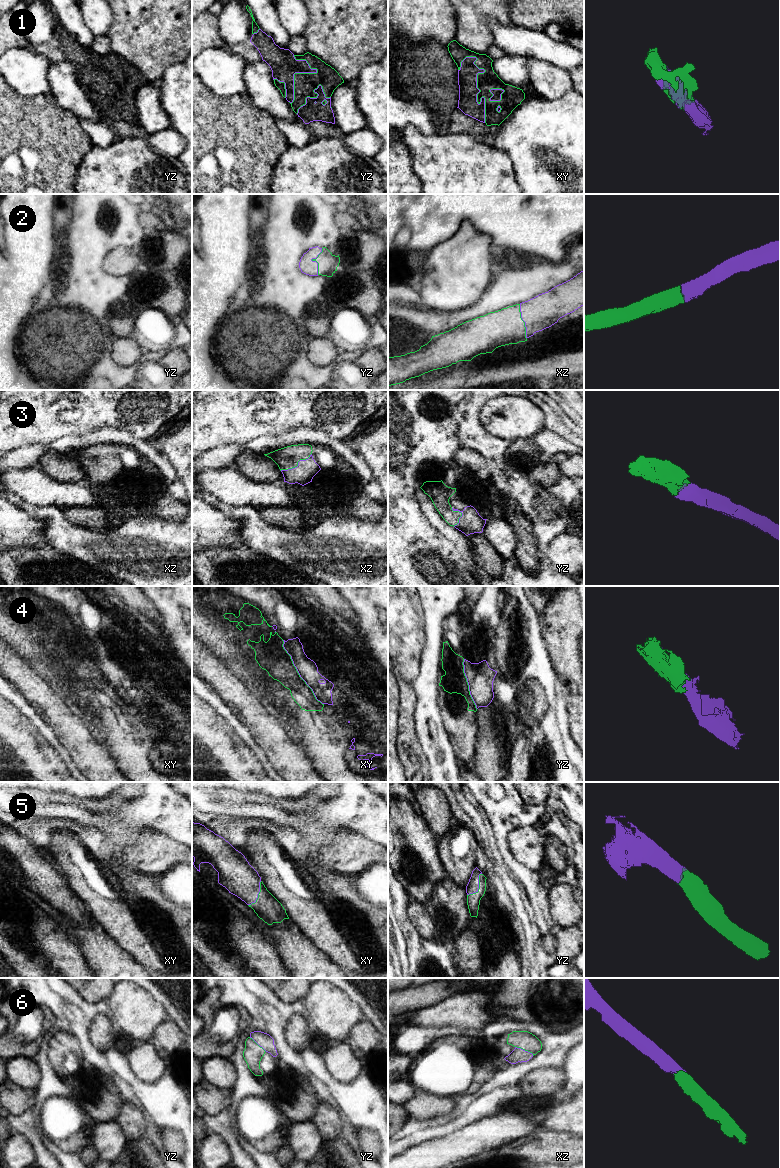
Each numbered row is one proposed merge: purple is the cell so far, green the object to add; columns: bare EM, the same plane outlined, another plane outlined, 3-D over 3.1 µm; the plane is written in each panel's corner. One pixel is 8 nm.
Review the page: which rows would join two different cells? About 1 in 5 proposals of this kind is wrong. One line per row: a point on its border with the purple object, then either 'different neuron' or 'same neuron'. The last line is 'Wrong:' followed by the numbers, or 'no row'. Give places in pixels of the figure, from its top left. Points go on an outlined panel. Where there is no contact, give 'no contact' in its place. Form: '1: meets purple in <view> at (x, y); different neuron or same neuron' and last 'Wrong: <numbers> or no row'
1: meets purple in xy at (477, 88); same neuron
2: meets purple in xz at (523, 320); same neuron
3: meets purple in xz at (298, 465); same neuron
4: meets purple in xy at (298, 672); different neuron
5: meets purple in yz at (478, 887); same neuron
6: meets purple in xz at (524, 1050); same neuron
Wrong: 4

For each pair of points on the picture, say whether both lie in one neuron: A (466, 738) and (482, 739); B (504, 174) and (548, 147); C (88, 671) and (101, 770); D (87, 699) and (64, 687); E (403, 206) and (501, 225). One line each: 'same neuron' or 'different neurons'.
A: different neurons
B: different neurons
C: different neurons
D: different neurons
E: same neuron

